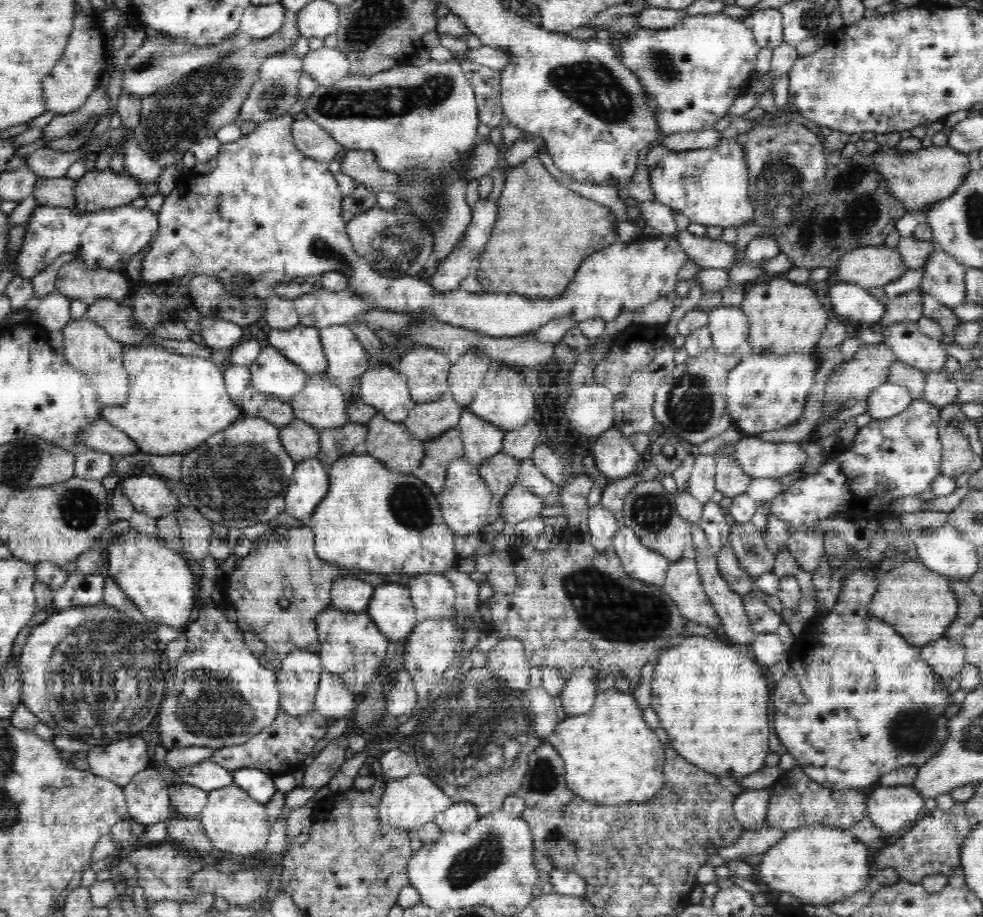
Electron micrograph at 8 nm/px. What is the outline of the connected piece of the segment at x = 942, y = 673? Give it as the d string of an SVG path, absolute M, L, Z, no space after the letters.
M945 637L922 646L920 654L937 679L946 684L958 679L962 666L966 664L965 648Z

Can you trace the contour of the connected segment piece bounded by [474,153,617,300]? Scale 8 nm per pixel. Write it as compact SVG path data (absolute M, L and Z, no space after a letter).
M533 153L506 174L504 188L496 204L496 226L484 254L480 256L478 272L474 268L474 273L484 287L484 293L516 293L535 300L558 299L567 291L582 261L617 240L616 226L617 221L608 207L560 184Z

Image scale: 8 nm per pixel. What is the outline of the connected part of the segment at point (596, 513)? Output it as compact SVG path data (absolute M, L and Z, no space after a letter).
M600 503L589 508L588 532L598 550L607 549L613 544L618 530L618 520L612 511Z

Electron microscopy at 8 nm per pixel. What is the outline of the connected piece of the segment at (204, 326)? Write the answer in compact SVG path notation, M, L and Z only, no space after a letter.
M202 316L200 319L201 335L204 344L212 350L232 351L246 334L245 328L229 320L212 316Z

